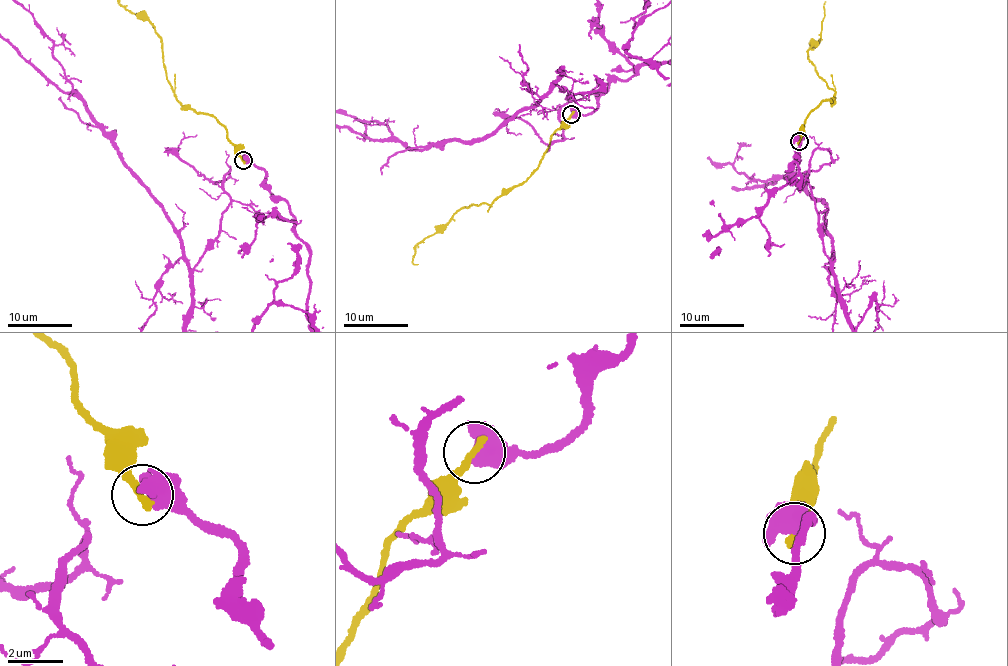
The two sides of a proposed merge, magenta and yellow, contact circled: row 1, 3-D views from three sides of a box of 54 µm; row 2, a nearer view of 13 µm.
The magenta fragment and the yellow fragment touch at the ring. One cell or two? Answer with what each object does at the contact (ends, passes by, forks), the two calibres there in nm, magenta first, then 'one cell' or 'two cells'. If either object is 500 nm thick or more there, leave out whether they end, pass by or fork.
magenta forks there; yellow ends there; 440 nm thick on the magenta side, 320 nm on the other; two cells

